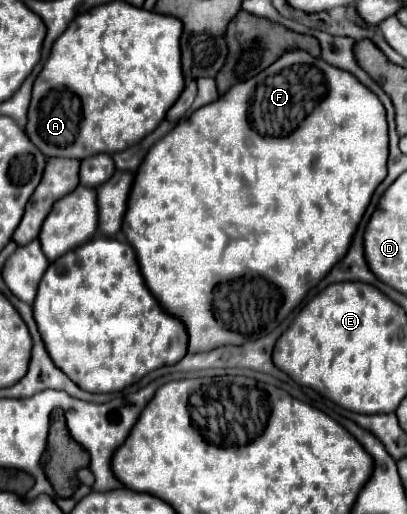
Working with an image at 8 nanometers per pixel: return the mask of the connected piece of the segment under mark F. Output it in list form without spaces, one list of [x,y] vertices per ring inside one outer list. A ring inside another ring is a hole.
[[[302,50],[286,52],[280,60],[276,60],[270,68],[266,68],[252,80],[234,84],[216,102],[198,108],[190,118],[180,120],[164,138],[160,138],[148,150],[144,162],[134,174],[128,208],[122,220],[122,232],[136,250],[140,272],[146,280],[146,286],[152,288],[150,292],[156,296],[156,300],[160,300],[164,312],[178,316],[178,320],[188,330],[188,352],[206,352],[226,344],[240,346],[246,340],[256,340],[270,334],[304,300],[308,290],[314,288],[348,252],[350,240],[362,220],[362,214],[366,212],[376,186],[386,176],[386,160],[388,126],[386,112],[378,96],[364,88],[364,84],[360,84],[352,74],[340,68],[332,68],[330,64],[324,64],[324,60],[314,58]],[[238,242],[244,242],[246,248],[236,248],[234,244]]]

